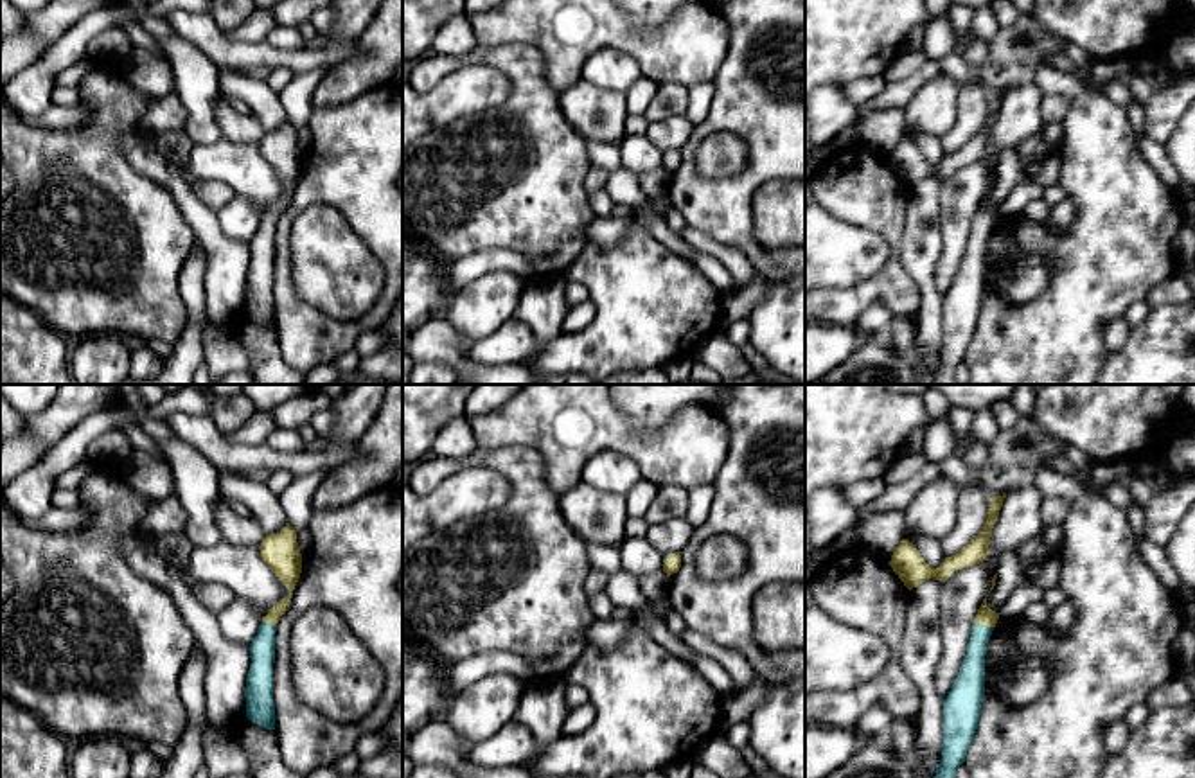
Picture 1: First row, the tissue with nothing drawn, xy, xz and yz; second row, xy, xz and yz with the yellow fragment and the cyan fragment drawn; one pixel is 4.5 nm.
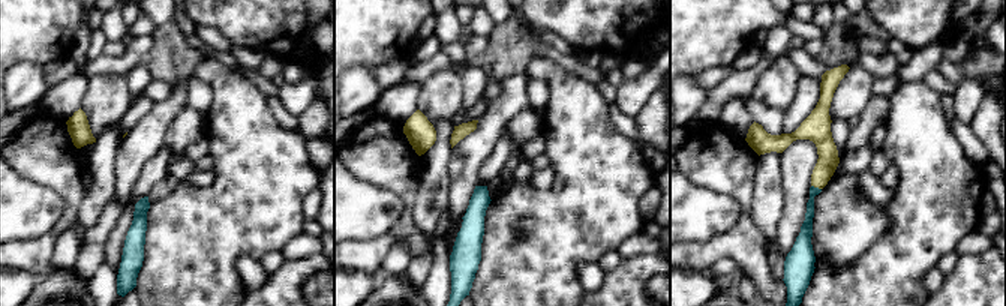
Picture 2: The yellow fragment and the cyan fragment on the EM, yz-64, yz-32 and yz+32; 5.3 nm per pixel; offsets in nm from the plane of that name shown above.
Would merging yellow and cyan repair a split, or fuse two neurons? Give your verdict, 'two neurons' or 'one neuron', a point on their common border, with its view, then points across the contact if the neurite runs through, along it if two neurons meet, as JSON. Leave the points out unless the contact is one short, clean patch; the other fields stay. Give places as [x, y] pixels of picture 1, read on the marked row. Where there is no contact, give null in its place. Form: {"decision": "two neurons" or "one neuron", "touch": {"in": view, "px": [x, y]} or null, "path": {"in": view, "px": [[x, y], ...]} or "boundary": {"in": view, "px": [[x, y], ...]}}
{"decision": "one neuron", "touch": {"in": "yz", "px": [983, 624]}, "path": {"in": "yz", "px": [[985, 615], [983, 624], [971, 678]]}}

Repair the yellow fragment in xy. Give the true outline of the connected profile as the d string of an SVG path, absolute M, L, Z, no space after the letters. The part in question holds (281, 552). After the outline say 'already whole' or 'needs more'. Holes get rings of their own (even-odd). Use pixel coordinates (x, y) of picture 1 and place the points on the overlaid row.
M286 526L271 535L266 535L259 546L262 561L271 568L279 580L289 589L289 595L277 602L262 618L255 638L250 643L250 670L246 677L246 717L275 729L275 703L273 703L273 663L275 663L275 632L280 616L291 604L293 589L302 573L302 553L297 543L297 530Z; needs more

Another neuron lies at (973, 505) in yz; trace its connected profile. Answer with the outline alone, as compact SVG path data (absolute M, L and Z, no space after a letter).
M981 485L960 487L958 521L952 532L942 539L945 557L965 548L985 526L988 517L990 496Z

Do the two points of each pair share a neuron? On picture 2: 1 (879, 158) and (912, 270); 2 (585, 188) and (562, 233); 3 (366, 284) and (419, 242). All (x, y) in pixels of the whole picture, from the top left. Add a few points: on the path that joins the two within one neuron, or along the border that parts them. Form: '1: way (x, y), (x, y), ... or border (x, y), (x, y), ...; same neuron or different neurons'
1: border (880, 150), (891, 162); different neurons
2: way (585, 198), (571, 212), (570, 222); same neuron
3: border (350, 269), (359, 269), (378, 276); different neurons

